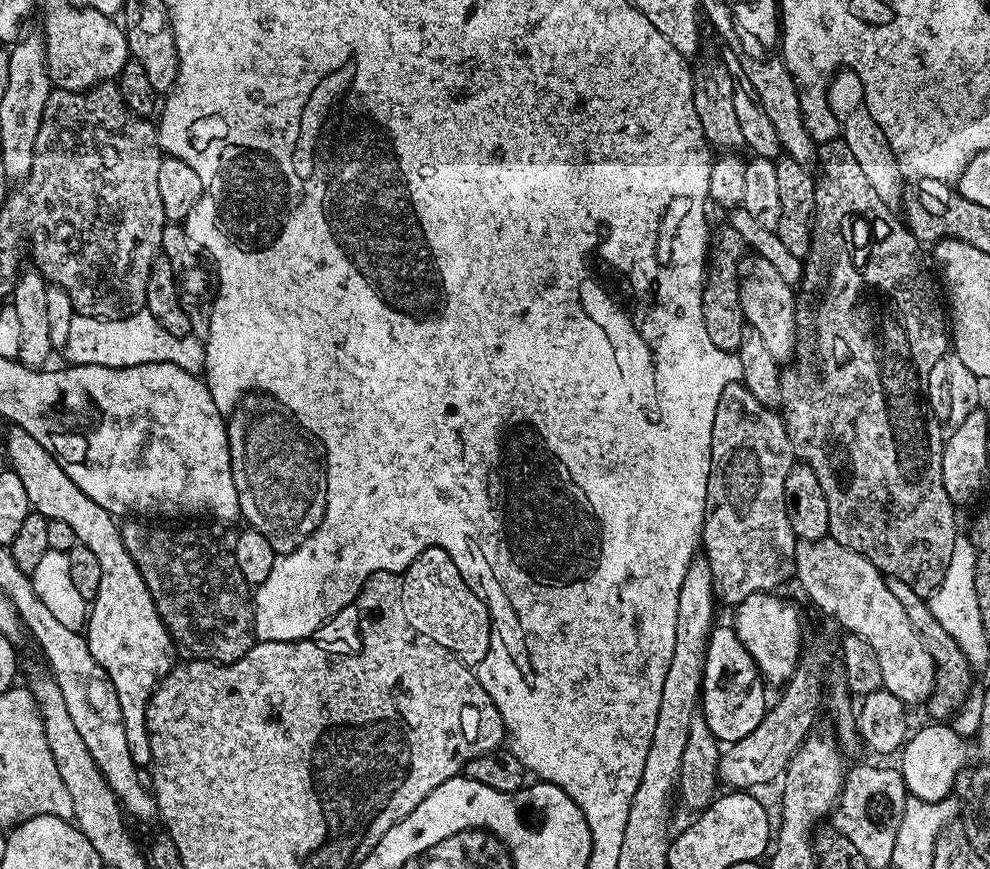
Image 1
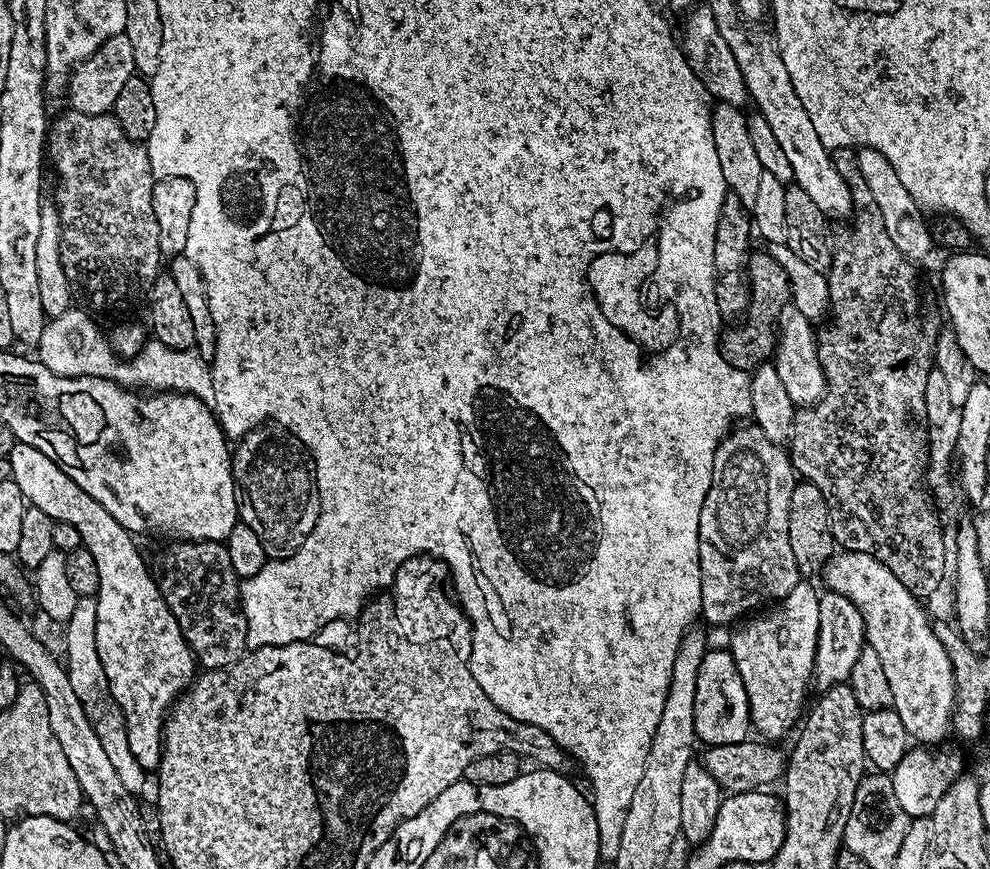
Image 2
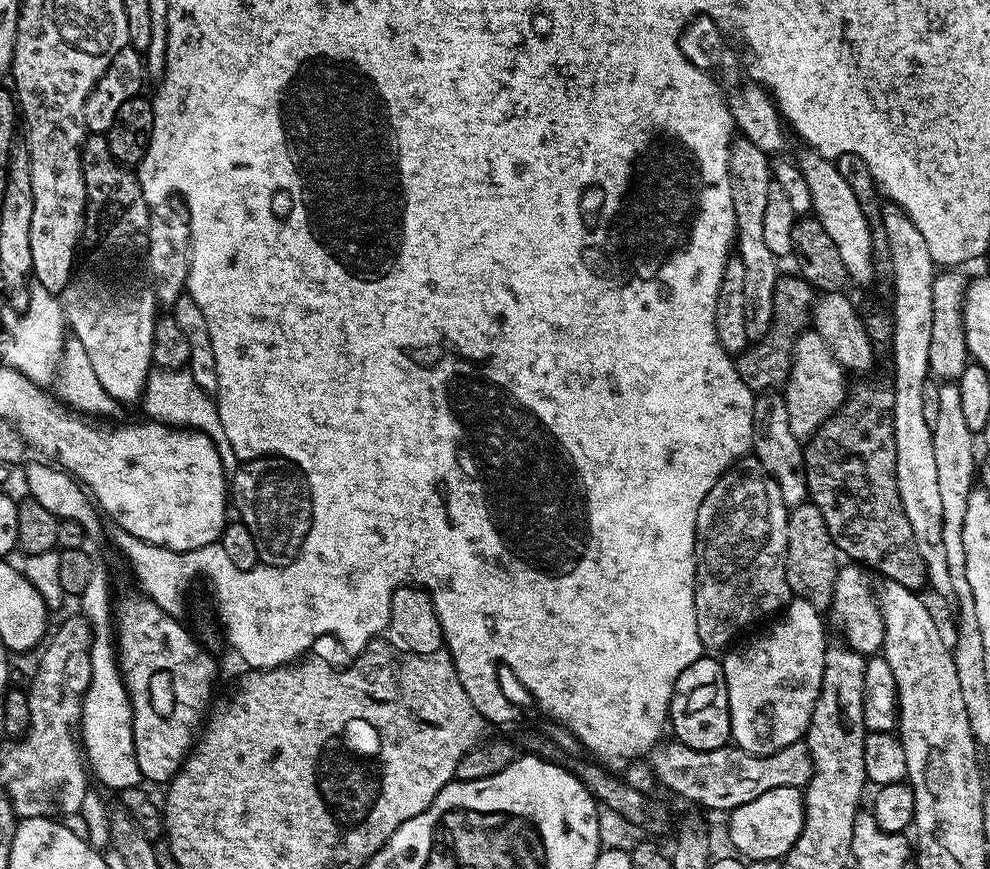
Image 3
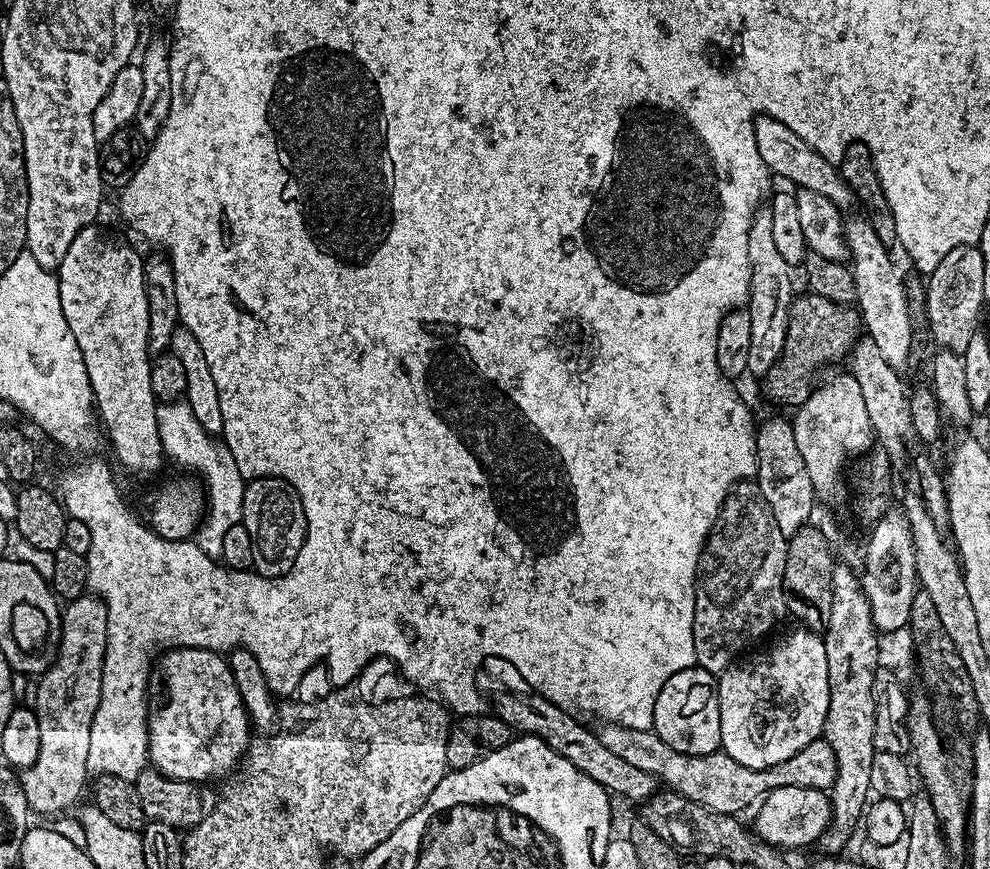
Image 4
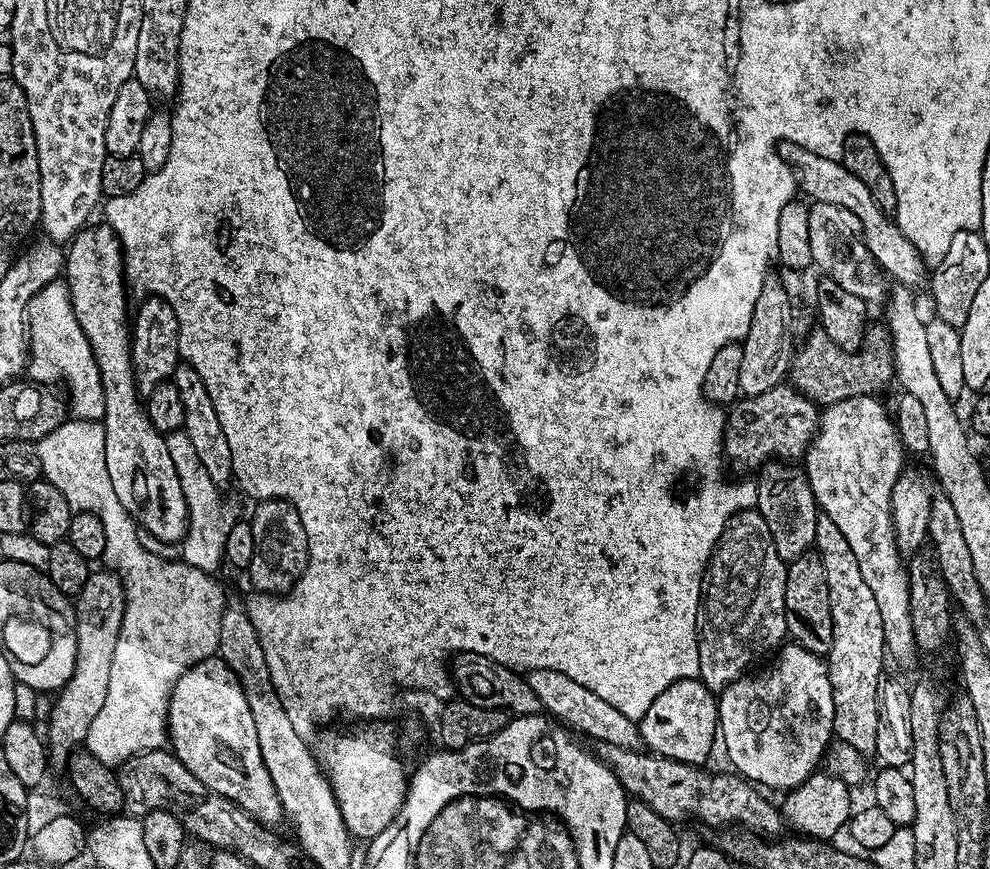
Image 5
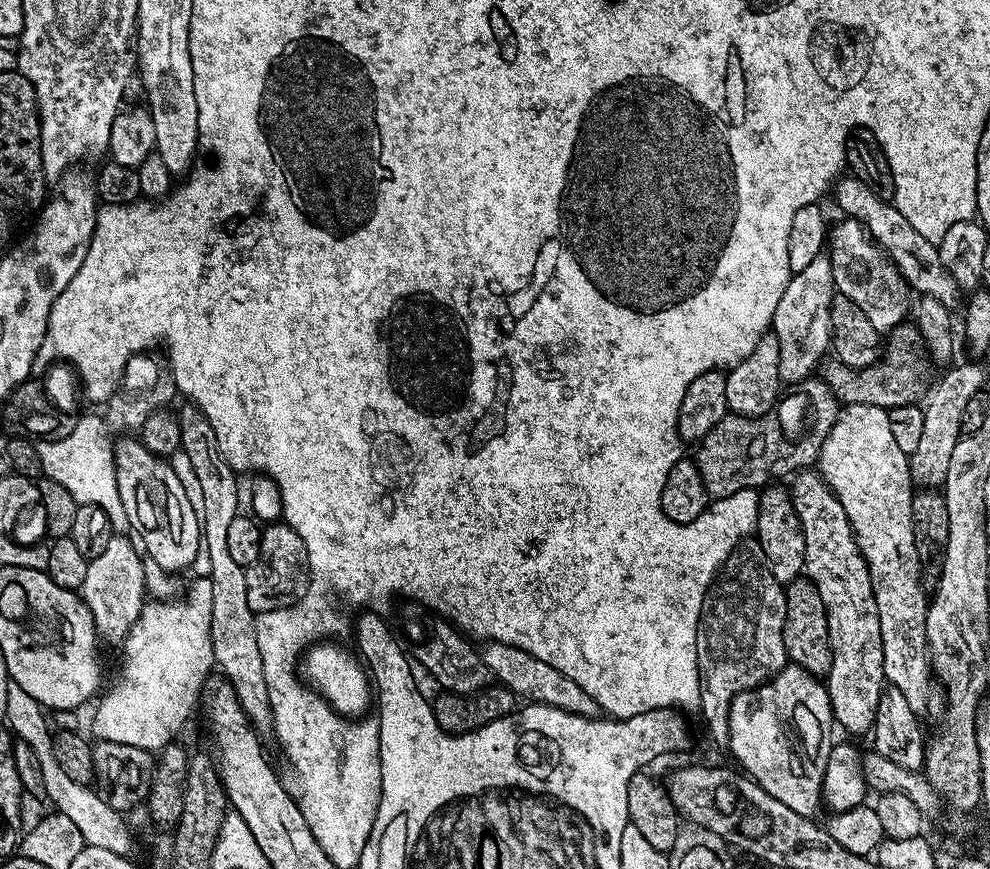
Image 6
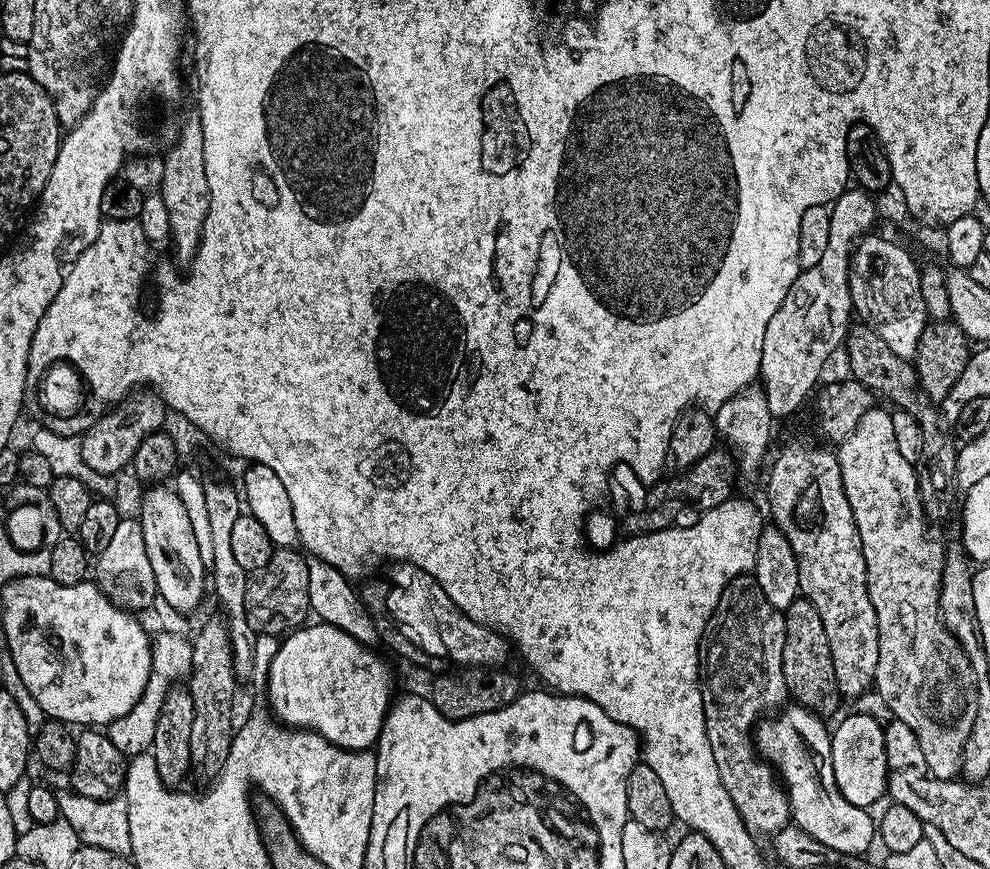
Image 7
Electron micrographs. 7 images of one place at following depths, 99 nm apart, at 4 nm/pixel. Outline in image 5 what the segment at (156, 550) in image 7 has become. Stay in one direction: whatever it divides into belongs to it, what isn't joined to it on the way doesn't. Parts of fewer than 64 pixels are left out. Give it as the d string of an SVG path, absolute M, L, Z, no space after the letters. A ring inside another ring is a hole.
M106 222L89 223L87 226L80 229L75 236L72 237L66 248L66 259L64 261L63 275L66 277L68 286L68 297L72 300L72 309L78 318L78 326L82 326L82 330L86 334L86 338L90 342L90 350L96 359L96 365L100 371L100 385L104 391L104 418L103 425L105 428L105 446L106 446L106 465L107 471L110 473L111 483L114 486L118 499L122 502L122 506L126 508L129 514L136 521L137 525L145 533L149 532L156 540L161 540L164 544L172 544L183 541L184 536L188 533L188 511L186 510L186 498L182 494L182 482L178 482L178 470L174 470L174 461L170 458L170 450L165 433L160 432L150 422L148 417L147 407L142 403L142 397L136 391L136 372L132 368L132 334L130 331L130 308L128 312L128 296L130 297L129 289L126 287L124 279L124 251L120 245L118 234Z

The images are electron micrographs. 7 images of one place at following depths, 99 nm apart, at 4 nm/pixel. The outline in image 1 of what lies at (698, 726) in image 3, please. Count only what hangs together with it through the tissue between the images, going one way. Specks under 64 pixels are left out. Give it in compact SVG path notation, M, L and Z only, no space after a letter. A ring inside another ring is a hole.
M713 627L704 663L702 711L706 724L721 745L736 744L760 725L770 707L770 700L764 697L764 687L766 681L754 658L738 638L735 627Z

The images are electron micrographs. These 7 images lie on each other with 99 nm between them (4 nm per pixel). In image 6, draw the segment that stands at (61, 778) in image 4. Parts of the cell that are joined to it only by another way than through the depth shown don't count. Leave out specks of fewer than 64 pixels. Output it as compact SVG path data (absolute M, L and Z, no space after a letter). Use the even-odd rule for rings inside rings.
M113 534L103 554L98 554L88 562L86 580L79 588L79 595L84 604L92 612L99 635L104 636L116 646L123 645L124 639L134 622L142 614L146 597L144 597L144 564L137 545L128 541L124 534ZM136 548L137 552L136 553ZM140 556L141 560L140 561ZM144 563L144 564L143 564Z

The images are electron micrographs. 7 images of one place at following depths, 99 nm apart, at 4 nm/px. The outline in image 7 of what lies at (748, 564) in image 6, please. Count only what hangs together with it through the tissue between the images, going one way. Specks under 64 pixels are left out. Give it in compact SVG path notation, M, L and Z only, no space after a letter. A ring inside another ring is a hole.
M736 578L725 587L718 606L704 628L700 662L702 675L700 693L704 703L706 738L710 738L710 750L714 753L714 766L718 766L718 778L726 786L726 794L734 802L742 822L757 837L771 838L783 828L789 827L788 793L778 779L778 772L759 752L754 743L754 725L765 714L779 709L788 696L788 687L782 670L784 649L784 614L781 609L766 602L766 594L756 585L755 579Z

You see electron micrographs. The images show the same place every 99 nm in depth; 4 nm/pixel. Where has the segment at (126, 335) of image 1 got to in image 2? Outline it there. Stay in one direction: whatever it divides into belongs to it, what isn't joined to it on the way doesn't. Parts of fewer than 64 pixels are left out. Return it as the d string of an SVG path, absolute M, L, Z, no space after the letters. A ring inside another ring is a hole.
M70 307L66 314L53 316L45 323L38 359L51 372L59 376L101 376L125 386L149 384L152 392L185 392L203 404L214 405L212 369L209 361L203 360L195 350L170 350L170 346L162 346L162 342L148 338L139 354L121 358L110 347L105 333L103 336L99 326L87 316L89 313L79 307Z

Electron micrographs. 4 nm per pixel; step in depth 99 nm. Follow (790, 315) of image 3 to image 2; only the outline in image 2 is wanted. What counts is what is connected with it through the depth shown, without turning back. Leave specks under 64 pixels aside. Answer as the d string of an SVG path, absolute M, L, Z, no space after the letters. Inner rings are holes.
M753 249L749 253L745 275L749 285L749 305L745 320L735 326L725 327L728 329L719 333L718 347L722 358L726 358L730 366L751 374L758 365L773 359L778 335L776 325L781 311L791 303L791 292L786 272L765 249Z

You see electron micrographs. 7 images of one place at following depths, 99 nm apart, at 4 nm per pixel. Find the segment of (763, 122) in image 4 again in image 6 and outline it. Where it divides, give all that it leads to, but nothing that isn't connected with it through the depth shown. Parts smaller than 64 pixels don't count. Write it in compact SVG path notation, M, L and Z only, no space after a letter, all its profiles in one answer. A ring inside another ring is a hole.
M846 176L835 183L834 192L835 188L836 202L843 211L841 213L849 219L862 222L875 243L898 266L899 272L911 291L919 295L936 298L950 310L956 309L955 307L959 302L961 305L962 289L959 288L957 283L954 282L953 276L946 270L935 241L923 238L922 234L919 234L918 230L910 225L910 222L903 217L893 203L881 199L864 180Z

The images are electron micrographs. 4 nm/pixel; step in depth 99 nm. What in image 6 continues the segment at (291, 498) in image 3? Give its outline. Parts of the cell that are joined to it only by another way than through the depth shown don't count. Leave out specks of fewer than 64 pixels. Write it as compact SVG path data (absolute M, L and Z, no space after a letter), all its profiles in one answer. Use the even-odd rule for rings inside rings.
M272 522L260 533L260 553L258 558L244 569L246 578L246 602L254 613L269 612L288 608L296 604L306 594L310 573L308 555L302 538L286 522Z

